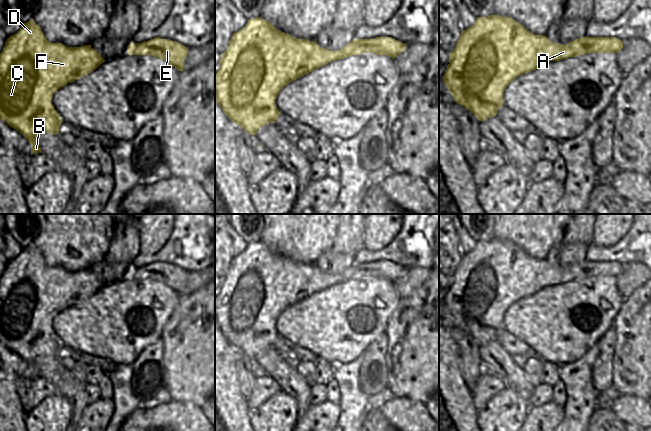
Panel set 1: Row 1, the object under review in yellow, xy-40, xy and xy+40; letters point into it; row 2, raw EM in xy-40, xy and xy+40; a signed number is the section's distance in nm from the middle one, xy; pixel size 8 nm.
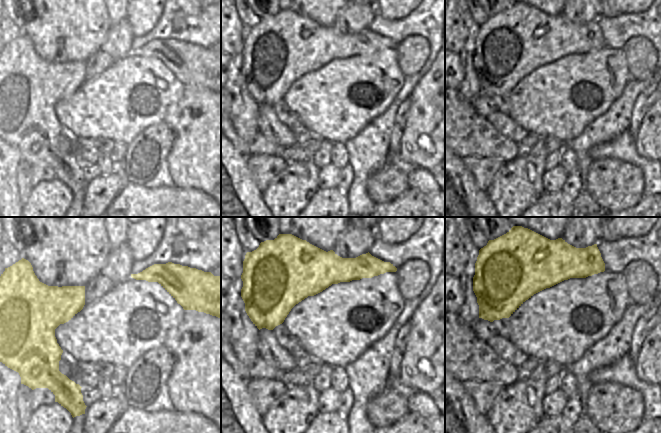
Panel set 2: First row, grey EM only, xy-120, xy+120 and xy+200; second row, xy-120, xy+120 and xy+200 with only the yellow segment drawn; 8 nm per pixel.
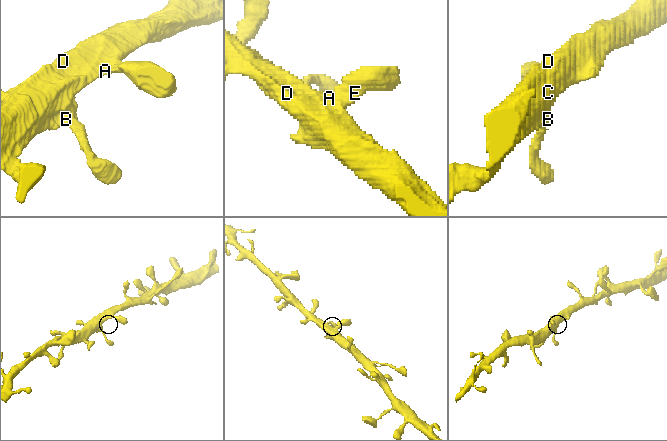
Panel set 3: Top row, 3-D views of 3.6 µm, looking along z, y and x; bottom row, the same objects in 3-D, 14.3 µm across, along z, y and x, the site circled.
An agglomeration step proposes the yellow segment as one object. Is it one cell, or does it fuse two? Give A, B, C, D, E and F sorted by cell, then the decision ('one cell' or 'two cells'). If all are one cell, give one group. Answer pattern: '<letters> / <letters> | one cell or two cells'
A B C D E F | one cell

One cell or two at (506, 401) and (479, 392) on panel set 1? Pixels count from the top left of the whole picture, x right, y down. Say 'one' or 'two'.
two

